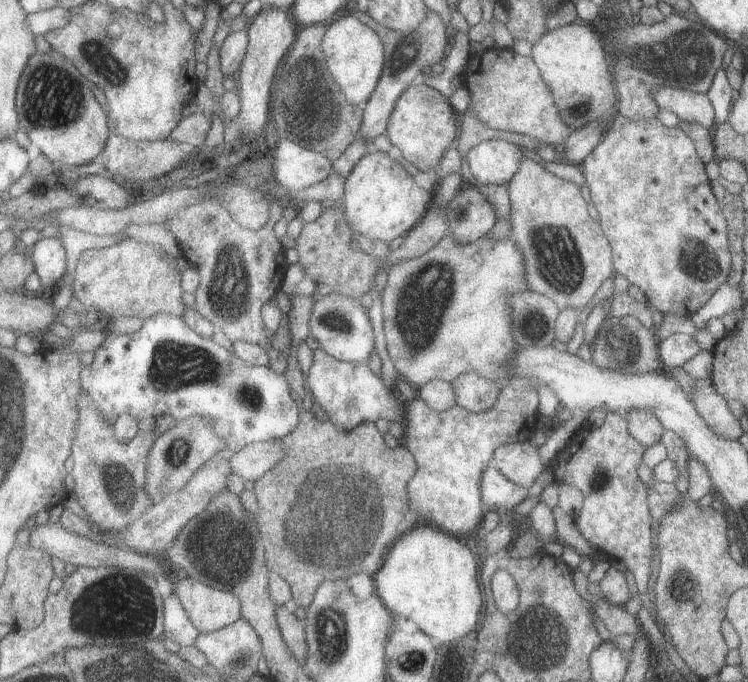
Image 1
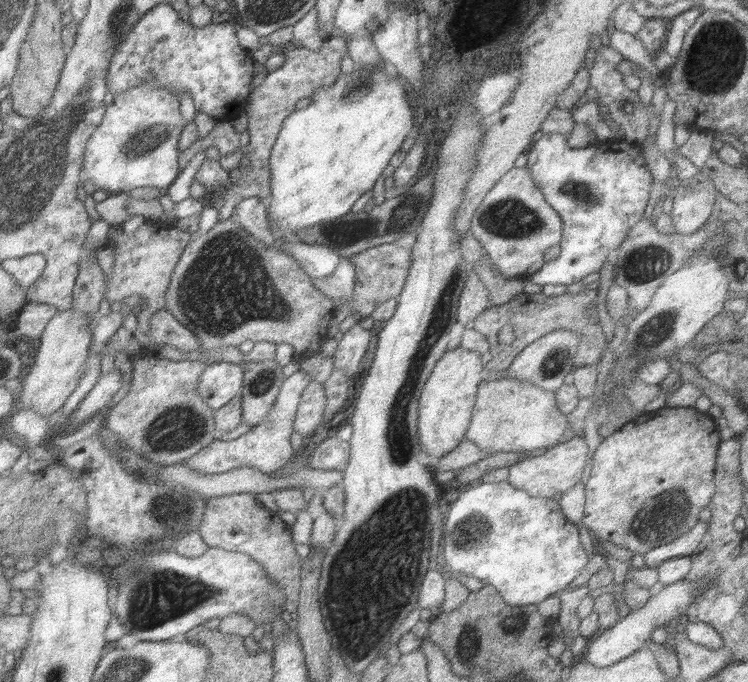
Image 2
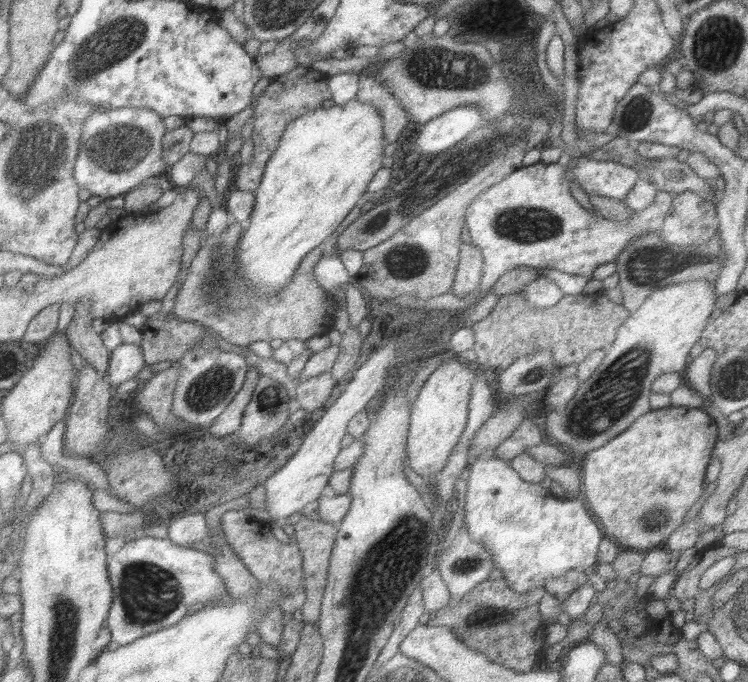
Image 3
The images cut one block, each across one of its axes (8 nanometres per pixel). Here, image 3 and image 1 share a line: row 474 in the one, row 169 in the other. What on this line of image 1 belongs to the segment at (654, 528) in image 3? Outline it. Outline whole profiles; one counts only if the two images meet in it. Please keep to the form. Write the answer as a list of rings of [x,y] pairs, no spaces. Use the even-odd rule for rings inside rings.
[[[615,114],[603,140],[583,160],[589,198],[599,214],[601,230],[611,246],[613,270],[623,274],[631,286],[641,288],[647,302],[661,314],[691,316],[727,282],[731,250],[727,220],[705,176],[705,164],[697,156],[693,140],[681,128],[667,128],[659,120],[635,122]]]

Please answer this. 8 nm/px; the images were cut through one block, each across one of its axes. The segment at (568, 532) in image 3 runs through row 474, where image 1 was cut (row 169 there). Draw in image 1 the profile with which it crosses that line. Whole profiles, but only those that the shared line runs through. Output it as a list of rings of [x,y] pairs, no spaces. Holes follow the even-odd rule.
[[[489,140],[473,150],[469,150],[469,170],[477,180],[477,186],[507,186],[517,174],[521,160],[525,158],[523,150],[507,140]]]

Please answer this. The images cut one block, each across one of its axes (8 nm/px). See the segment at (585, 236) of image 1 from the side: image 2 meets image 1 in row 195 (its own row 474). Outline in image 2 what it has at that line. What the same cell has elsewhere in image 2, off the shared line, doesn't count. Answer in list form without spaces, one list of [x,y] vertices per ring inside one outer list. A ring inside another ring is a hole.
[[[575,436],[575,438],[571,438],[563,444],[551,446],[541,456],[527,458],[527,460],[521,460],[521,462],[513,464],[509,468],[507,482],[513,484],[513,488],[517,488],[517,490],[525,490],[529,496],[547,496],[547,498],[551,498],[557,492],[561,492],[561,494],[567,492],[569,488],[573,488],[581,480],[585,460],[587,460],[587,446],[585,446],[583,438]]]

